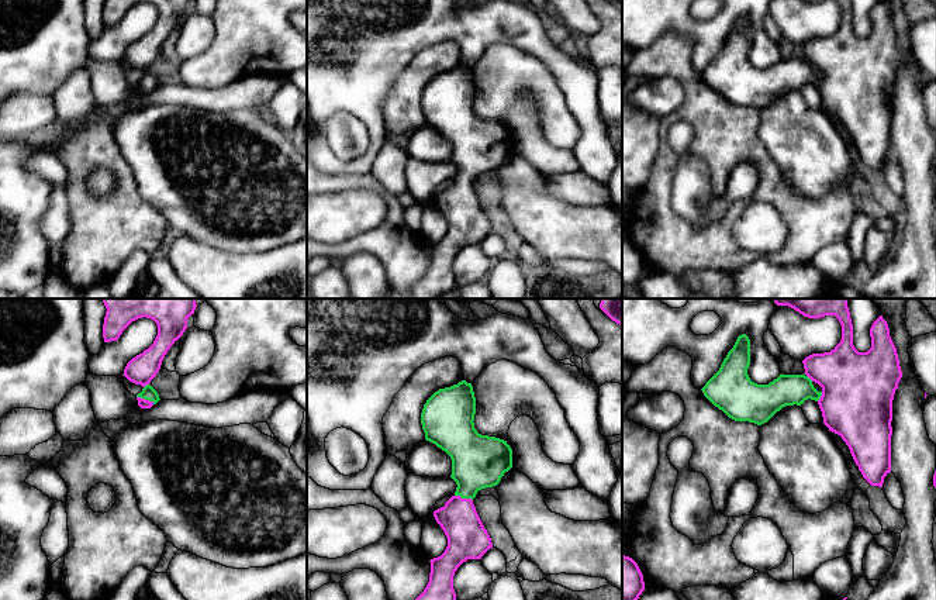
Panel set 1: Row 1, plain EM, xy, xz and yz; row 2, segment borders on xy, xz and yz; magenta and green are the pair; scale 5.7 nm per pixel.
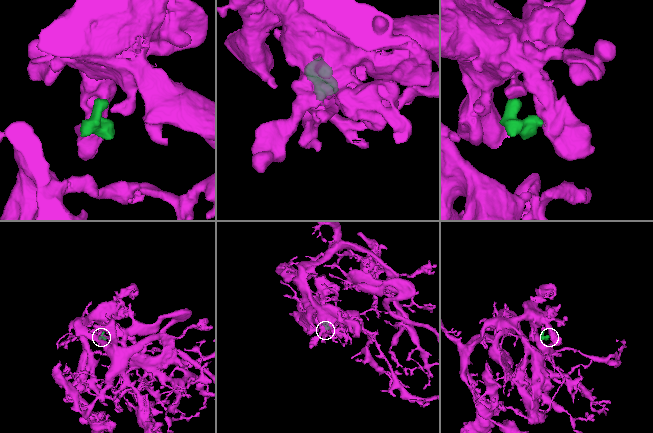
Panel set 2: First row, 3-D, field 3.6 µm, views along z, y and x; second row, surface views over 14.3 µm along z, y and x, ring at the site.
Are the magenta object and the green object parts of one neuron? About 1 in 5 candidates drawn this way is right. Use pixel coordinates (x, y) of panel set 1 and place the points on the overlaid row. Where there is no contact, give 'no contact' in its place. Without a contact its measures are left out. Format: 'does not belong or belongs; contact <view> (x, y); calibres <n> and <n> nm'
belongs; contact xy (145, 400); calibres 60 and 80 nm

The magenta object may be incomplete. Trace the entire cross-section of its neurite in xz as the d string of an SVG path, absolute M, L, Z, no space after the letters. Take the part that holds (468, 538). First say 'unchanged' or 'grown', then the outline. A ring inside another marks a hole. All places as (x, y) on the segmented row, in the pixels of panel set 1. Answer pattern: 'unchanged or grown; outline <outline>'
grown; outline M466 380L435 392L424 404L421 413L425 439L450 456L450 477L457 487L445 506L434 511L436 523L448 538L448 546L441 556L429 561L429 582L415 600L456 600L453 576L457 568L467 559L481 559L493 548L491 538L476 511L473 499L479 490L497 486L504 473L512 468L512 449L504 439L479 434L473 423L474 414L476 397L472 383Z

